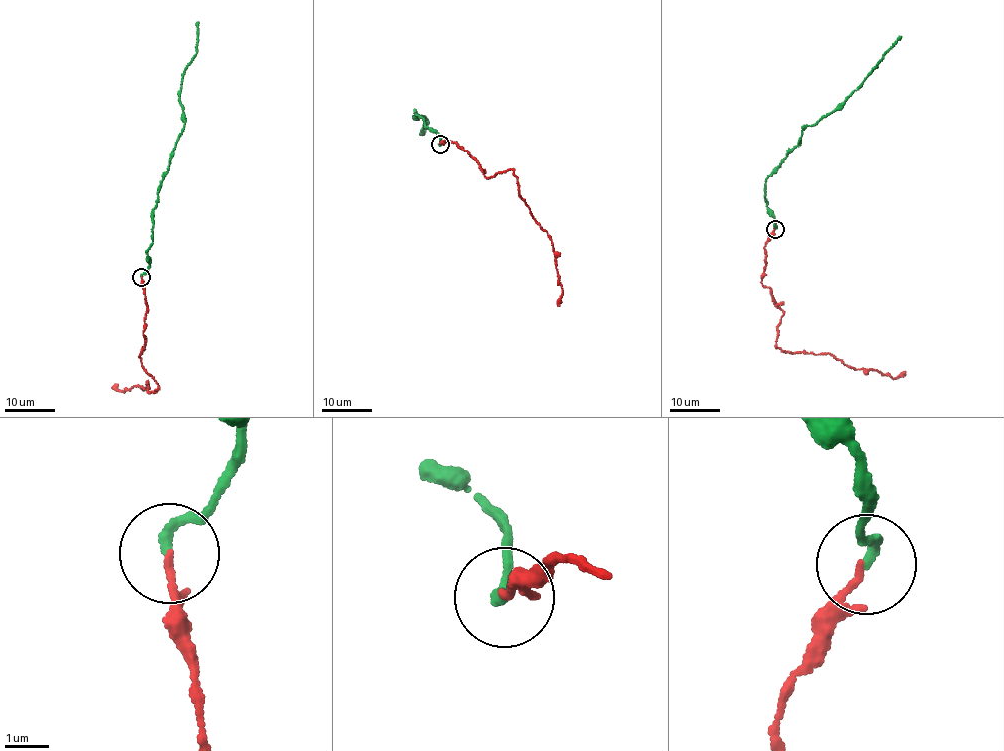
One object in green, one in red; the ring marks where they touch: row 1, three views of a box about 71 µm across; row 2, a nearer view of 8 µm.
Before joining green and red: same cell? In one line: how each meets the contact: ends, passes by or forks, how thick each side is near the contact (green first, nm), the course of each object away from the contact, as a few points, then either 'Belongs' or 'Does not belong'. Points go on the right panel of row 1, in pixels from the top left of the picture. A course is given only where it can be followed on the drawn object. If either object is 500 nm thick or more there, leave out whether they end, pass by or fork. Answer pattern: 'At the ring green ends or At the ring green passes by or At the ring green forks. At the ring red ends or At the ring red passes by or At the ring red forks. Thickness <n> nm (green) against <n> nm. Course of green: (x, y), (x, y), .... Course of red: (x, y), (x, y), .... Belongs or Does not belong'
At the ring green ends. At the ring red ends. Thickness 220 nm (green) against 150 nm. Course of green: (775, 229), (772, 211), (767, 207), (765, 179), (798, 145), (803, 129), (835, 110), (857, 89), (901, 36). Course of red: (774, 229), (761, 283), (783, 311), (776, 346), (827, 353), (893, 378), (905, 371). Belongs

